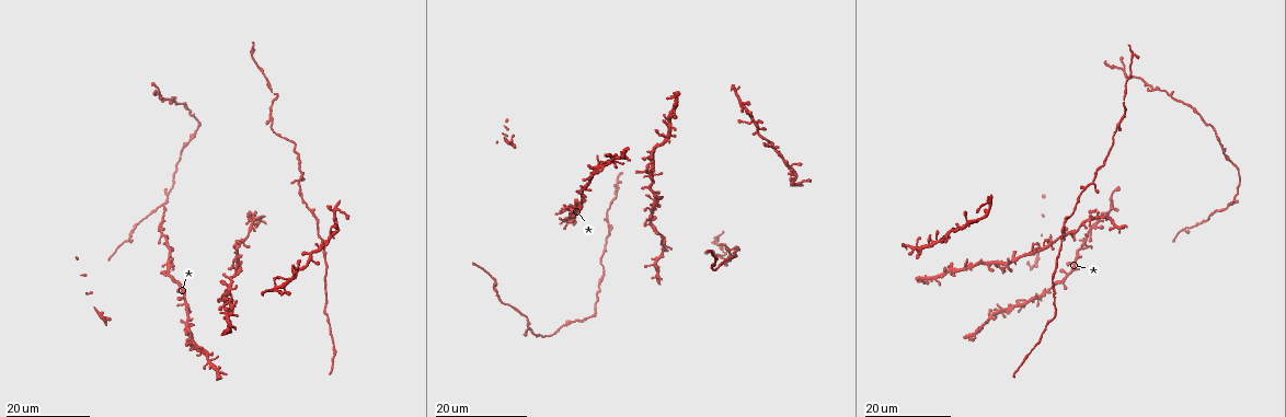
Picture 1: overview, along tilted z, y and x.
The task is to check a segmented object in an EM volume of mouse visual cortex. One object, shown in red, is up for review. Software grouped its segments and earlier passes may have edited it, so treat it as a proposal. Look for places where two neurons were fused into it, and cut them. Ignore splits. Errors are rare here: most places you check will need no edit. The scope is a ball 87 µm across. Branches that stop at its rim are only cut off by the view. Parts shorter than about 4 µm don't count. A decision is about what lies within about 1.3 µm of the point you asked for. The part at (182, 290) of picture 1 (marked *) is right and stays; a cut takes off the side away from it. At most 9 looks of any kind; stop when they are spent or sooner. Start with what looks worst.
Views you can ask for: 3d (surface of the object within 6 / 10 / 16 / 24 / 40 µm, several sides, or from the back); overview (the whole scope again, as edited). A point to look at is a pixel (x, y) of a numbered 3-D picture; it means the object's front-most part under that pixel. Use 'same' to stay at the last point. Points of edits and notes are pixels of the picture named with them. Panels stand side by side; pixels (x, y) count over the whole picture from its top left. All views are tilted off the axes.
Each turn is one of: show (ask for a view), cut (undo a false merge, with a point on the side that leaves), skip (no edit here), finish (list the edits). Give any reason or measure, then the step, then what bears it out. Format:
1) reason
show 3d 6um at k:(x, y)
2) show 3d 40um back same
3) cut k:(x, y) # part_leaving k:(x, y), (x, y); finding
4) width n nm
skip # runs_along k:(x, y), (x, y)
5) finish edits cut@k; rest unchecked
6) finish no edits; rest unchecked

three arms meet
show 3d 16um at 1:(254, 219)

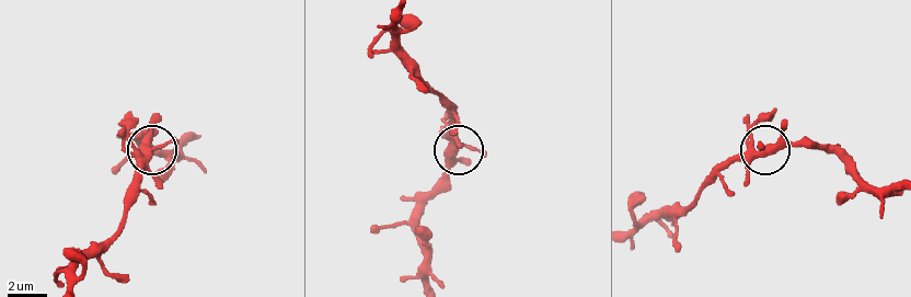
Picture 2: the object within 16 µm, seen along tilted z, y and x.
closer look
show 3d 6um at 2:(156, 145)

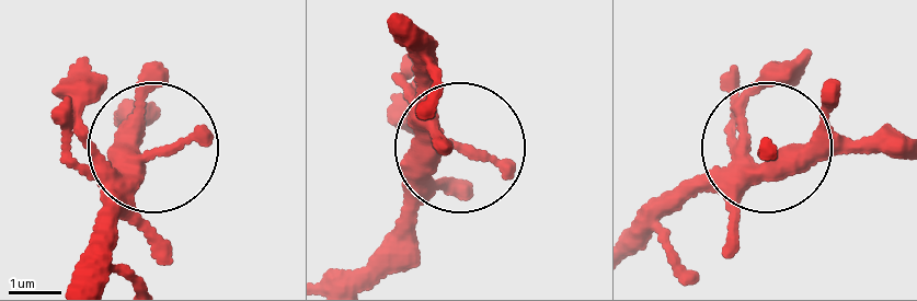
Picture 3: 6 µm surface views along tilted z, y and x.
arms 3
skip # one neuron here

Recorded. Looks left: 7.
looks like a crossing
show 3d 24um at 1:(1110, 209)

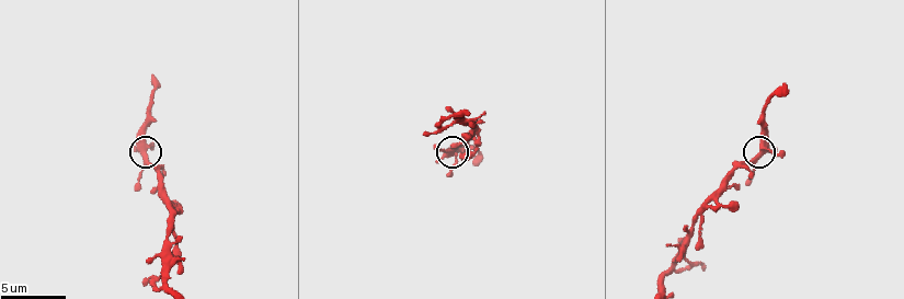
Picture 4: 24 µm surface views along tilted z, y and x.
show 3d 6um at 4:(763, 148)

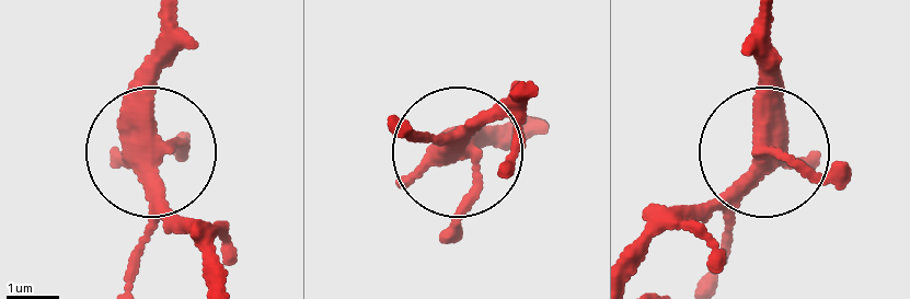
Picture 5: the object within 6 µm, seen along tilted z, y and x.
side_arm 6 um
skip # runs_along 5:(210, 275), (151, 167), (161, 20); one neuron here

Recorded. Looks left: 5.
show 3d 16um at 1:(186, 323)

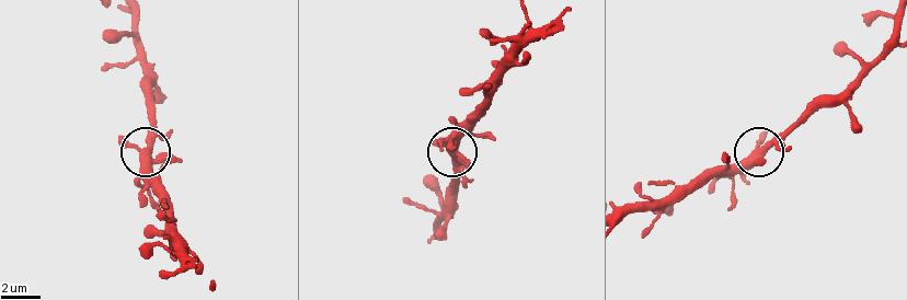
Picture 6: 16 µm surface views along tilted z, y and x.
show 3d 10um at 6:(754, 152)

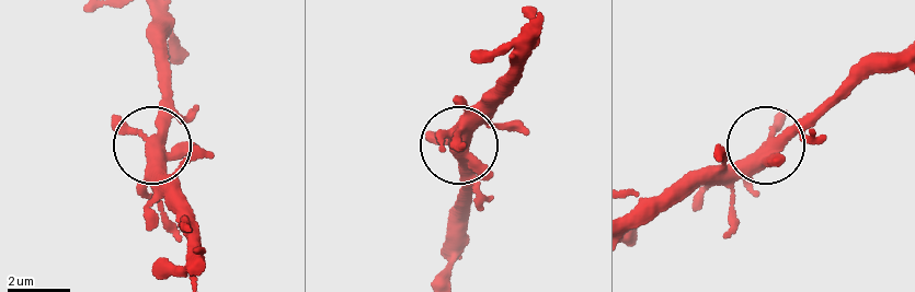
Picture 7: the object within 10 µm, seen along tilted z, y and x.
show 3d 6um at 7:(148, 145)

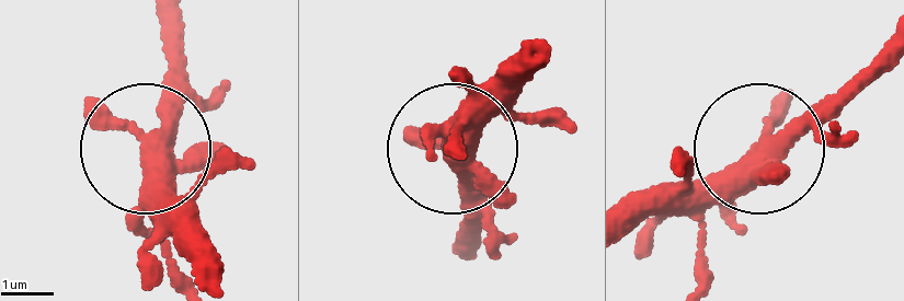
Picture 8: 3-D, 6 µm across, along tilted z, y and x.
width 330 nm
skip # continuous, no second neuron

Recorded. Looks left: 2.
two arms in line, one across
show 3d 16um at 1:(1173, 97)

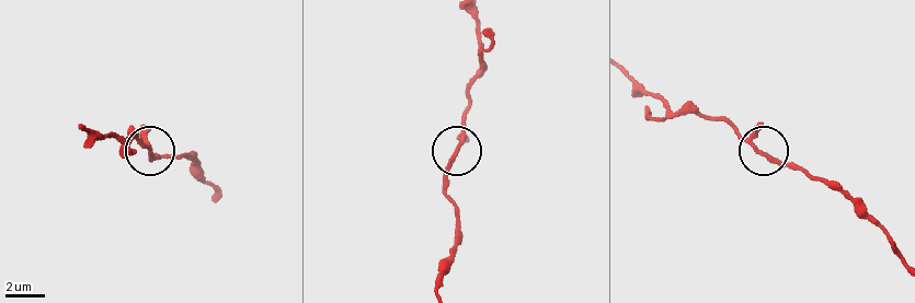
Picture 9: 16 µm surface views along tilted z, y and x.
show 3d 6um at 9:(753, 147)

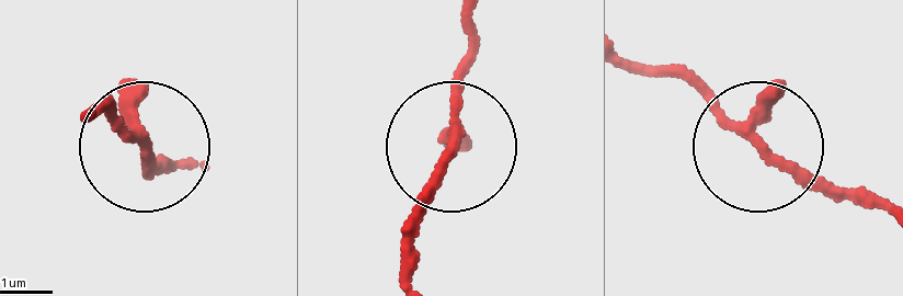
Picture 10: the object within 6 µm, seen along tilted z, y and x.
width 190 nm
skip # runs_along 10:(414, 270), (416, 205), (460, 132), (470, 33); one neuron here

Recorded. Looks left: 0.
finish no edits; rest unchecked

